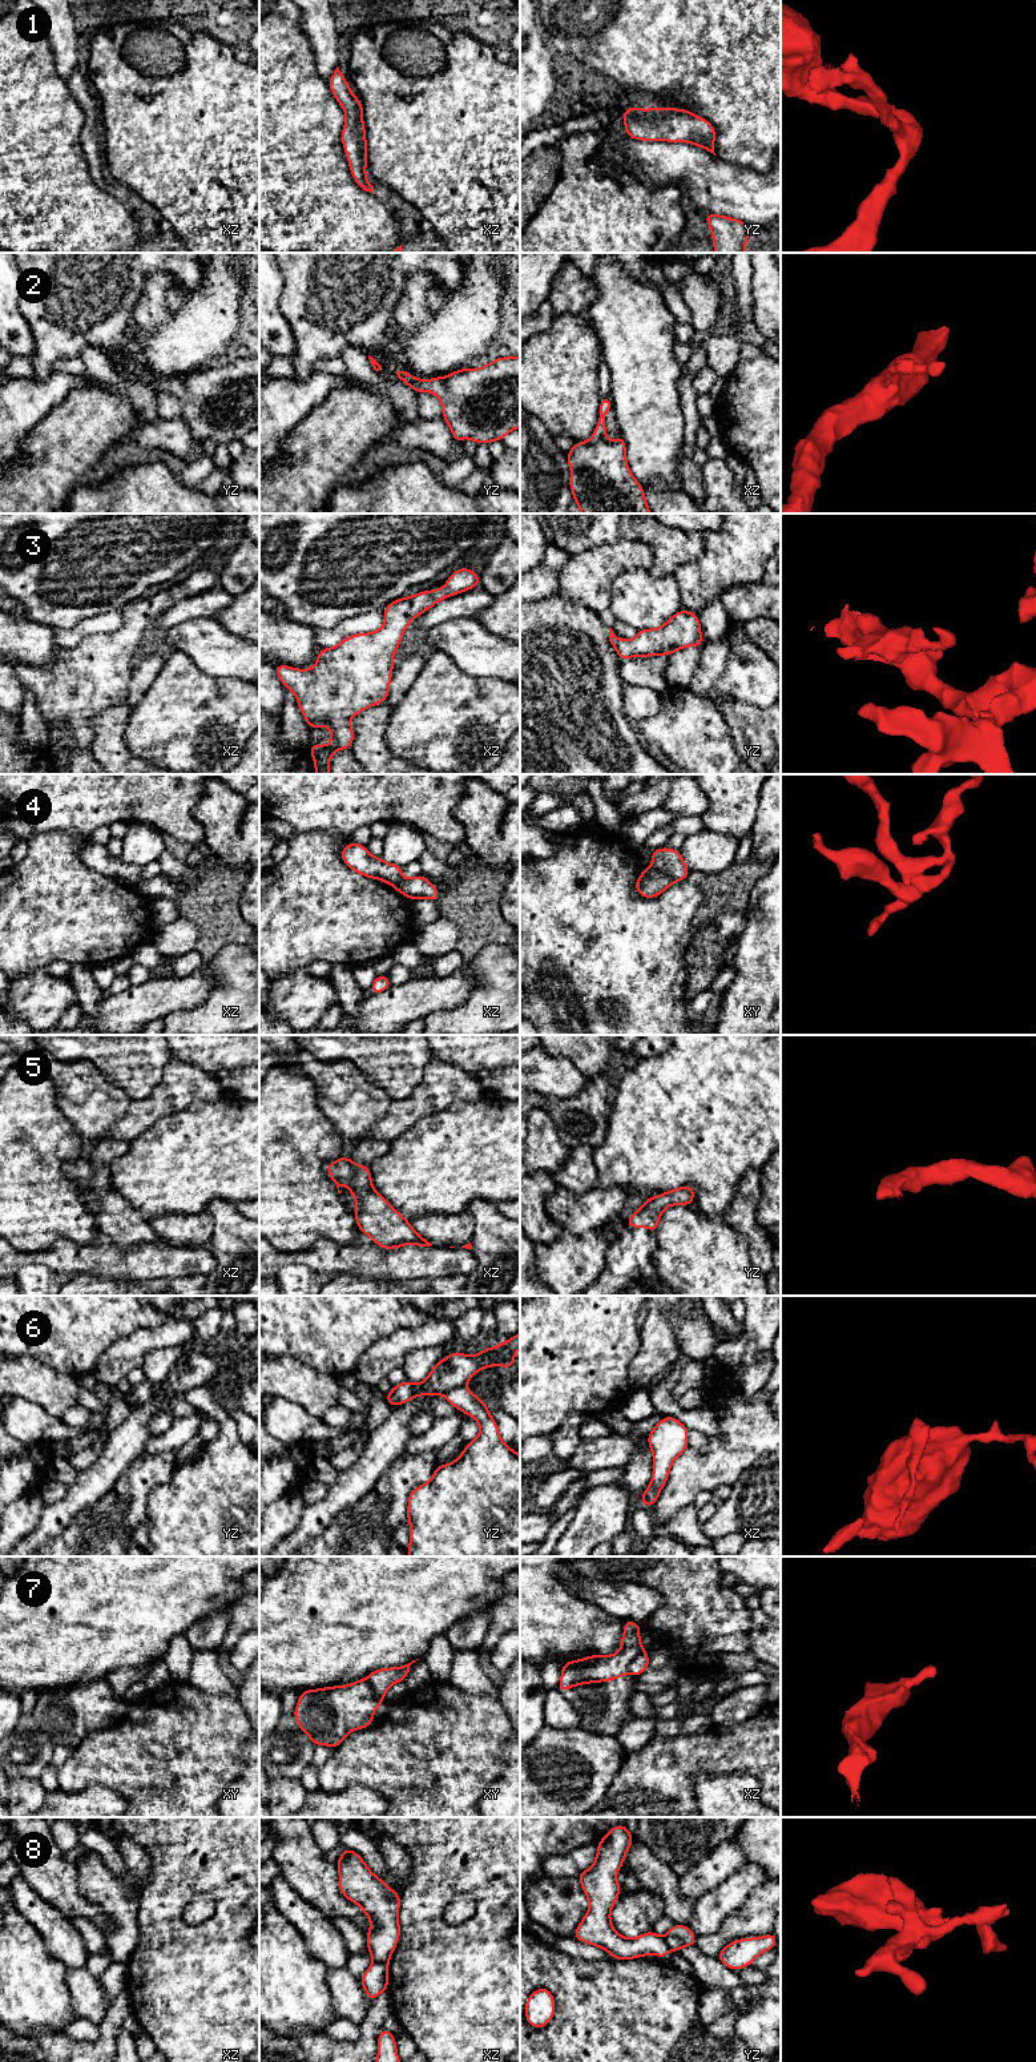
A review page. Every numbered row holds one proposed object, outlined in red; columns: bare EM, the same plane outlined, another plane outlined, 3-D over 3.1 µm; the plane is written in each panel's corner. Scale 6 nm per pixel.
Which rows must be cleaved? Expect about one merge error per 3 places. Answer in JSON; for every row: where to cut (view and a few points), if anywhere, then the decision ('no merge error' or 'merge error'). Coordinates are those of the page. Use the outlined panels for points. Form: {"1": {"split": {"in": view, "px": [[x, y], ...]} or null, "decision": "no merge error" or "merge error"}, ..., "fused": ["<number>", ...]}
{"1": {"split": null, "decision": "no merge error"}, "2": {"split": null, "decision": "no merge error"}, "3": {"split": null, "decision": "no merge error"}, "4": {"split": {"in": "xy", "px": [[650, 866], [664, 872], [674, 881]]}, "decision": "merge error"}, "5": {"split": null, "decision": "no merge error"}, "6": {"split": {"in": "yz", "px": [[463, 1385], [456, 1385], [444, 1394]]}, "decision": "merge error"}, "7": {"split": {"in": "xz", "px": [[645, 1650], [629, 1663], [628, 1672]]}, "decision": "merge error"}, "8": {"split": {"in": "xz", "px": [[373, 1961], [387, 1964]]}, "decision": "merge error"}, "fused": ["4", "6", "7", "8"]}

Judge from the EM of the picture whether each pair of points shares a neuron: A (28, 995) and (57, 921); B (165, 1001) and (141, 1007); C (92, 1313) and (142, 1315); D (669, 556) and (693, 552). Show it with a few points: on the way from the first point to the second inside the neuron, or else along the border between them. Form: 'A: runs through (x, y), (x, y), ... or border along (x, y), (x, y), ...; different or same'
A: border along (44, 967), (36, 967), (13, 977); different
B: runs through (160, 1001), (146, 1002); same
C: runs through (104, 1313), (130, 1313); same
D: runs through (674, 552), (688, 552); same

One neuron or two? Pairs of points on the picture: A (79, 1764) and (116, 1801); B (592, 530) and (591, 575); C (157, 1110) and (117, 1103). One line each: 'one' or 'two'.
A: two
B: two
C: two

